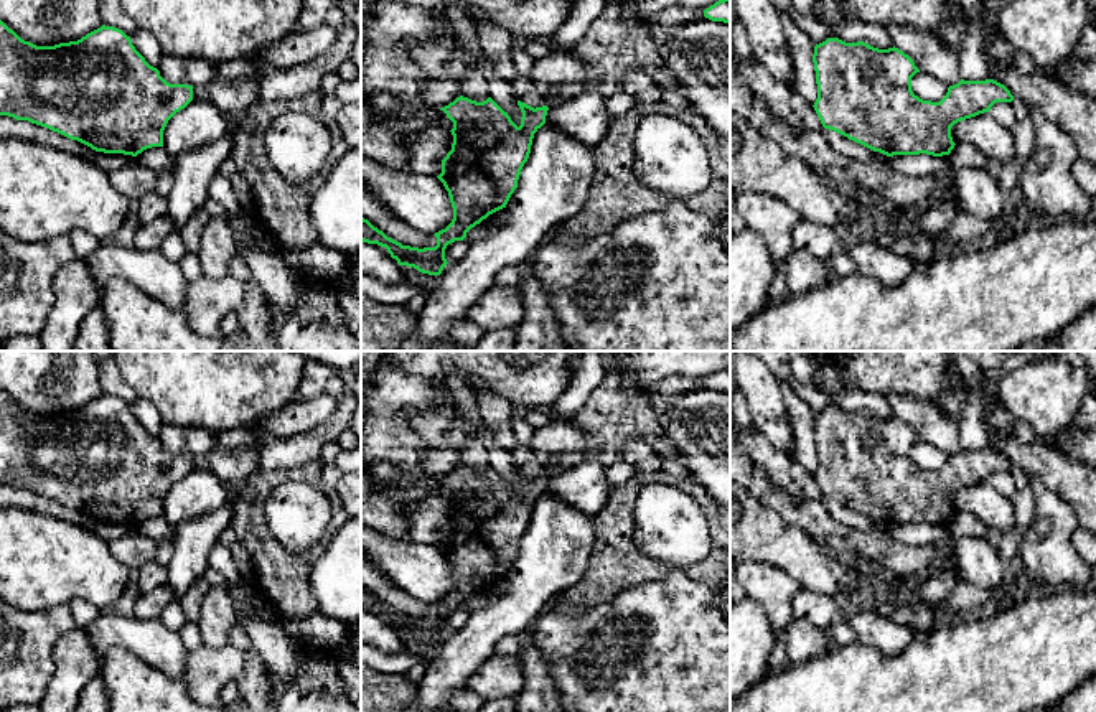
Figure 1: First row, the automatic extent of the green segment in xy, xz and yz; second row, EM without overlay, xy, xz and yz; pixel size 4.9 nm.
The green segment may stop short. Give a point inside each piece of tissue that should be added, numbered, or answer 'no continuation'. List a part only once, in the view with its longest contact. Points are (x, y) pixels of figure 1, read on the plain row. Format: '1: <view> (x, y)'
no continuation

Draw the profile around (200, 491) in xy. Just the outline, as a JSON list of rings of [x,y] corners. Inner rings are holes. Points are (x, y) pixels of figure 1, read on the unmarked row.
[[[193,468],[176,481],[163,499],[163,516],[180,524],[208,514],[227,501],[227,491],[219,475],[211,470]]]

